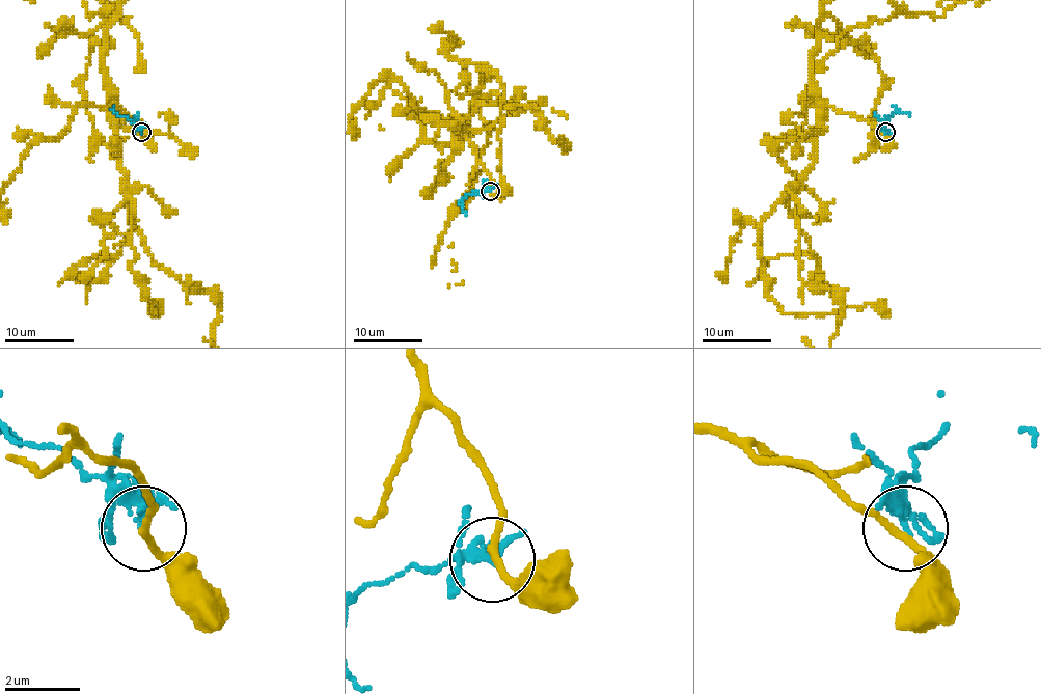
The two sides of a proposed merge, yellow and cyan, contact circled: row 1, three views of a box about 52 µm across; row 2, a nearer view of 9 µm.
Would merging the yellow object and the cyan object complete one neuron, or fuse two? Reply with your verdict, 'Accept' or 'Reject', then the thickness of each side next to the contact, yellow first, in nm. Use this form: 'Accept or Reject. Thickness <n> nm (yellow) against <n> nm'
Accept. Thickness 190 nm (yellow) against 130 nm

